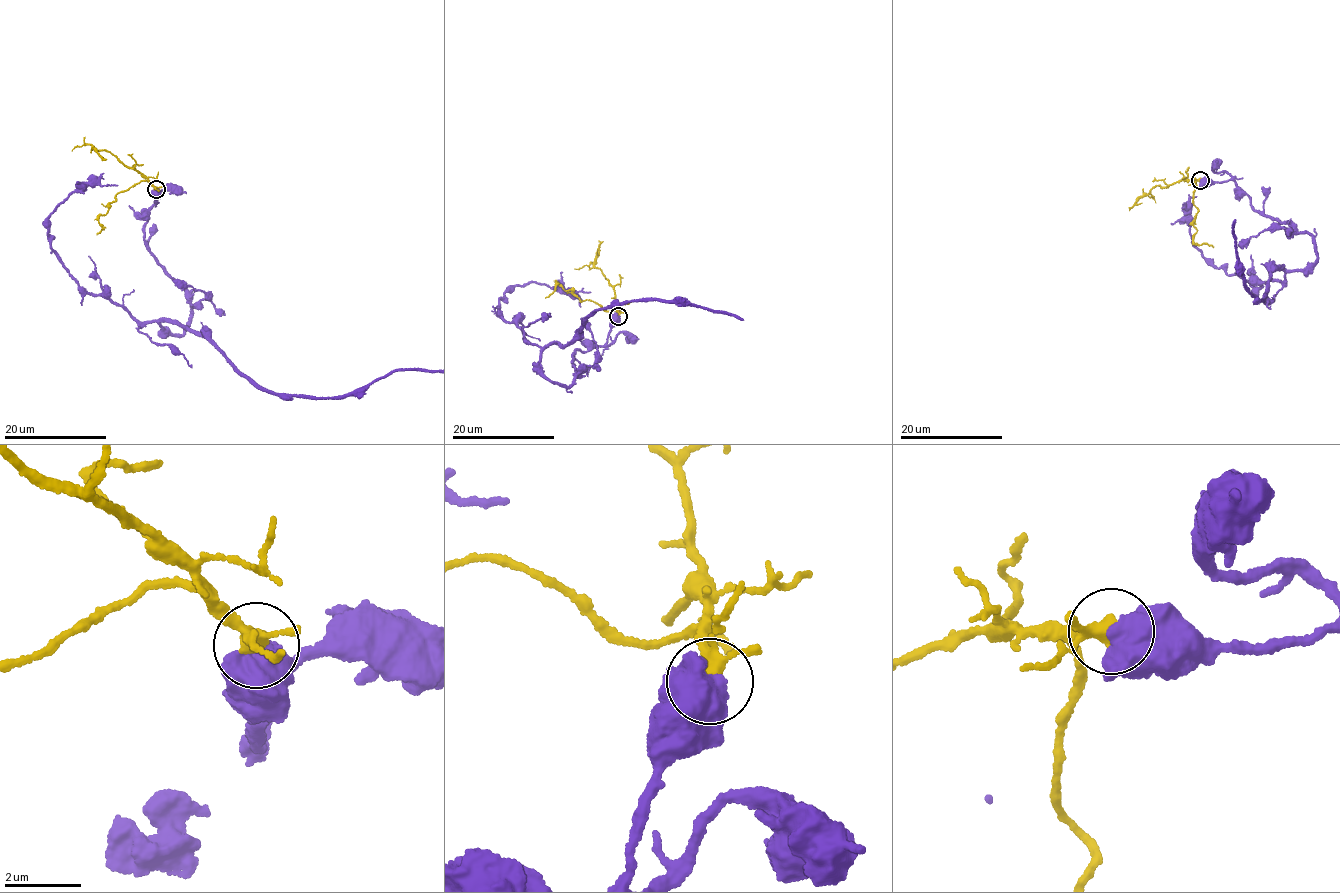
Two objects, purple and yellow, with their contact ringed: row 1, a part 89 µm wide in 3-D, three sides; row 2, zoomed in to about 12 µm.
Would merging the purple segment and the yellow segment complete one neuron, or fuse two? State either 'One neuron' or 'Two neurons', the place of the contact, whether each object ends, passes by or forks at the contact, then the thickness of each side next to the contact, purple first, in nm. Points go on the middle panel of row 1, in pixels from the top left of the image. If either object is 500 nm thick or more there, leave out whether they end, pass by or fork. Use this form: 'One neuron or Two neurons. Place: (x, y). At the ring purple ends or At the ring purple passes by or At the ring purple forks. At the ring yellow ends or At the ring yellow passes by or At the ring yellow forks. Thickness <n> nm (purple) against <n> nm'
Two neurons. Place: (618, 316). Thickness 850 nm (purple) against 280 nm

